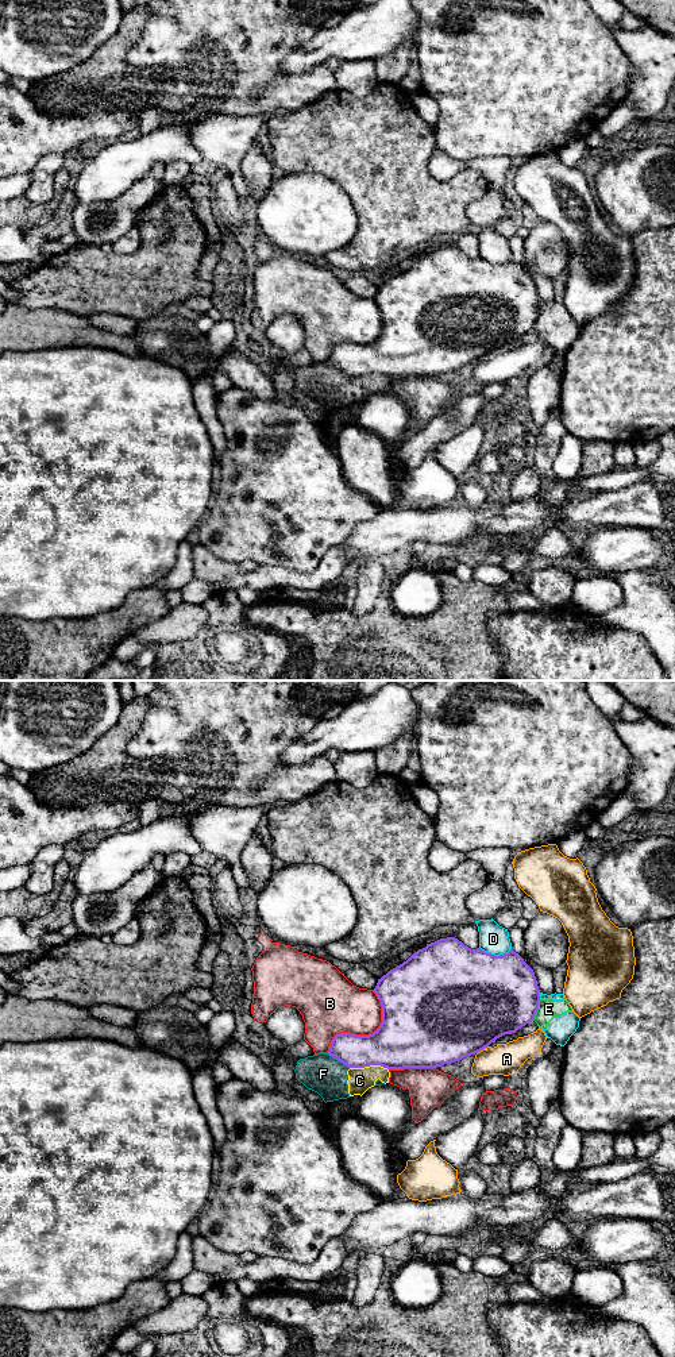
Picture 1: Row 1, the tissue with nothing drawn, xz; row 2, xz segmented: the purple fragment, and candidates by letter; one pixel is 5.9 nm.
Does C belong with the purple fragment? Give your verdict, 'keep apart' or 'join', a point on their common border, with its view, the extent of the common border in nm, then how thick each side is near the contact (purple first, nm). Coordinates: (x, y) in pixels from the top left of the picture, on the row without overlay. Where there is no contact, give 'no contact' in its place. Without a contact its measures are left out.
keep apart; meets purple in xz at (369, 374); contact 240 nm long; 320 nm thick on the purple side, 140 nm on the other

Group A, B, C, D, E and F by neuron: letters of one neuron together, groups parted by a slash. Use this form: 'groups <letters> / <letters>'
groups A / B / C F / D E

